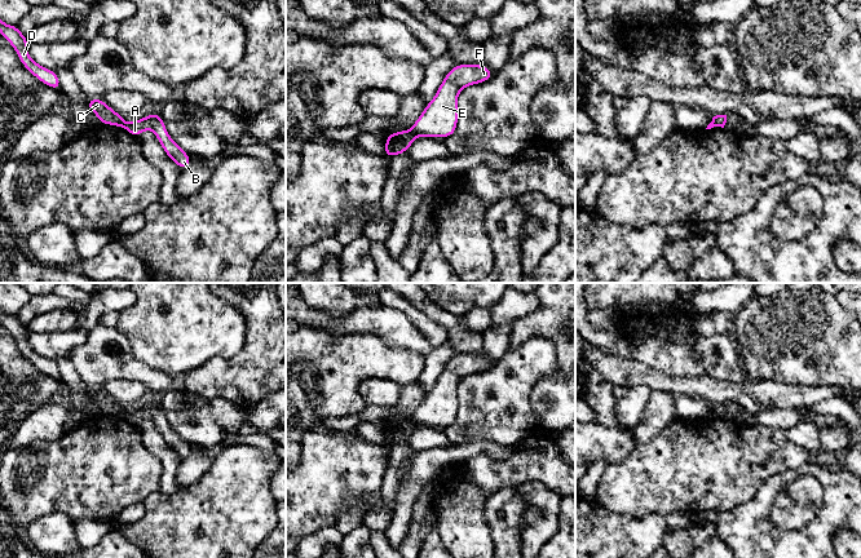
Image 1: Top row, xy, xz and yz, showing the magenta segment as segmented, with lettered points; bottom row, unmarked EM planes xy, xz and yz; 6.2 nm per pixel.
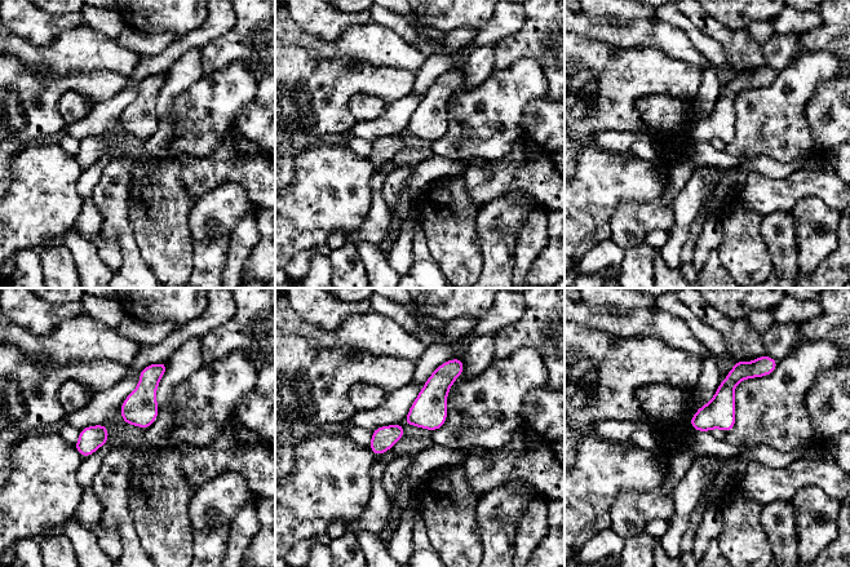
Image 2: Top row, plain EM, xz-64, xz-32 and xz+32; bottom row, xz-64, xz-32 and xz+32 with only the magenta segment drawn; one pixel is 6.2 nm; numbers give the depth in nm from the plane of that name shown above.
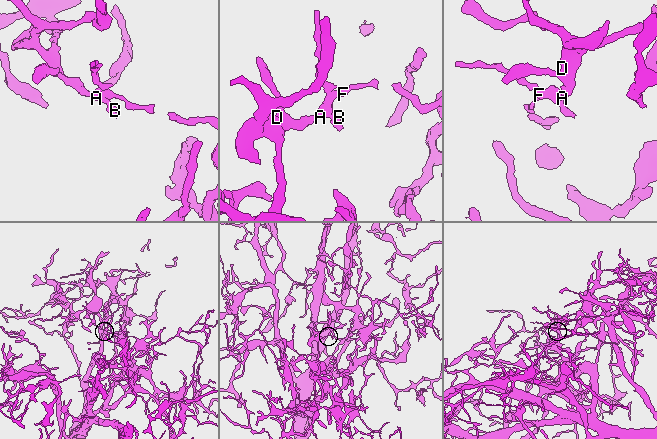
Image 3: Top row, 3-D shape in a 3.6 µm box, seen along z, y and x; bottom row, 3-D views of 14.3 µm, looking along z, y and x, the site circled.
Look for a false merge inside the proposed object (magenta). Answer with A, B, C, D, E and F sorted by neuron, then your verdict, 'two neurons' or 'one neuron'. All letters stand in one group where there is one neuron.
A B E F / C D; two neurons

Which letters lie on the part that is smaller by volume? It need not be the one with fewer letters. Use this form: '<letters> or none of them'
A, B, E, F

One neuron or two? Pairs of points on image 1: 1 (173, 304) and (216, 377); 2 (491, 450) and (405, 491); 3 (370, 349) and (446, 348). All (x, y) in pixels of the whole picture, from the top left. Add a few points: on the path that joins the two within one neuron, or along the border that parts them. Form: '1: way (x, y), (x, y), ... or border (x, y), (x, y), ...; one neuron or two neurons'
1: border (235, 353), (230, 357), (212, 357), (185, 375); two neurons
2: way (469, 450), (444, 455), (427, 469); one neuron
3: border (424, 357), (424, 367), (416, 380); two neurons

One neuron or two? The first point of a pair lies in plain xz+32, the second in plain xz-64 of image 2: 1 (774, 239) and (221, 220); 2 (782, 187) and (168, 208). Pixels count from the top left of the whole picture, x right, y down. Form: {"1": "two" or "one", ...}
{"1": "one", "2": "two"}

